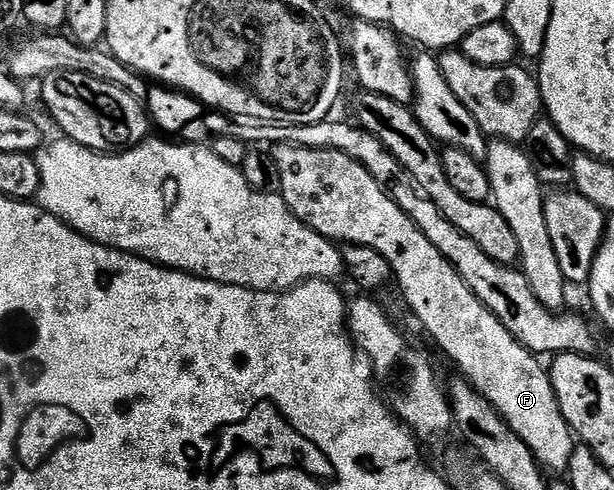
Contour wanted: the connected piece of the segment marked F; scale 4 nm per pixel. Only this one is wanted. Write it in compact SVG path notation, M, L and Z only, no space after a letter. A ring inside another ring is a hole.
M276 145L271 154L279 169L279 194L285 204L293 210L295 217L299 217L299 221L306 223L324 239L332 239L338 245L354 243L367 249L375 249L375 253L379 253L379 257L383 257L387 265L391 265L395 287L397 283L406 305L413 310L414 317L425 326L426 333L437 342L438 349L461 370L458 372L463 378L501 414L509 428L529 446L542 468L550 472L564 472L571 461L575 436L559 409L555 389L542 360L521 346L521 342L485 308L483 301L479 301L475 293L471 293L471 289L465 284L463 277L459 277L451 261L447 261L447 257L443 257L443 253L439 253L439 249L435 249L435 245L431 245L431 241L427 241L427 237L419 233L411 217L407 217L407 213L403 213L403 209L395 205L393 198L367 173L367 169L363 169L359 161L347 157L347 153L331 149Z

